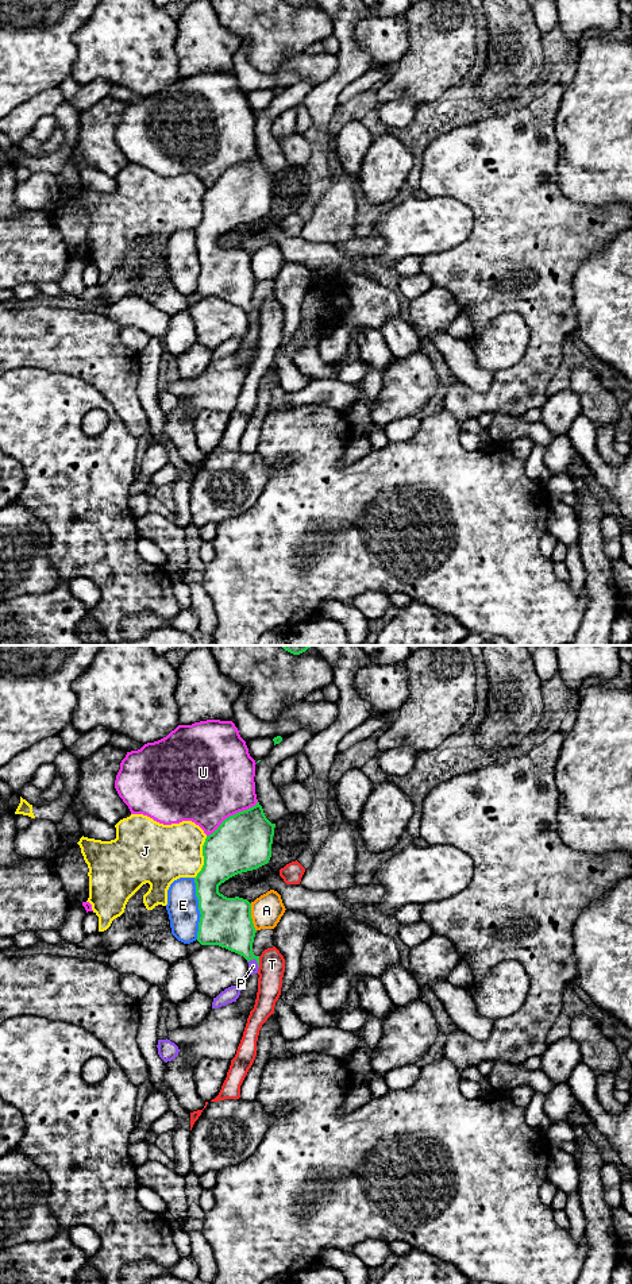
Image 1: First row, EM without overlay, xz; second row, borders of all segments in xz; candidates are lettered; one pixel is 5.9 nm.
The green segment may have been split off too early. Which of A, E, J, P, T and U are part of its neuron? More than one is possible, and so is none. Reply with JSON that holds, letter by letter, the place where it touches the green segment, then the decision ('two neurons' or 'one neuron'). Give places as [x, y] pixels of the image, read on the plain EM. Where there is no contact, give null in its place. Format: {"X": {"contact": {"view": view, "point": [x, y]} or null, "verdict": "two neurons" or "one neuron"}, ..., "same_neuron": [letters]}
{"A": {"contact": {"view": "xz", "point": [250, 269]}, "verdict": "two neurons"}, "E": {"contact": {"view": "xz", "point": [199, 261]}, "verdict": "two neurons"}, "J": {"contact": {"view": "xz", "point": [204, 209]}, "verdict": "two neurons"}, "P": {"contact": {"view": "xz", "point": [255, 311]}, "verdict": "one neuron"}, "T": {"contact": {"view": "xz", "point": [258, 313]}, "verdict": "two neurons"}, "U": {"contact": {"view": "xz", "point": [234, 166]}, "verdict": "two neurons"}, "same_neuron": ["P"]}

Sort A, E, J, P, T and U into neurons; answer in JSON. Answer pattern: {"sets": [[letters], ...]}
{"sets": [["A"], ["E", "J"], ["P"], ["T"], ["U"]]}

